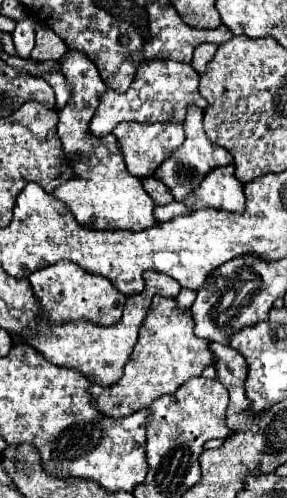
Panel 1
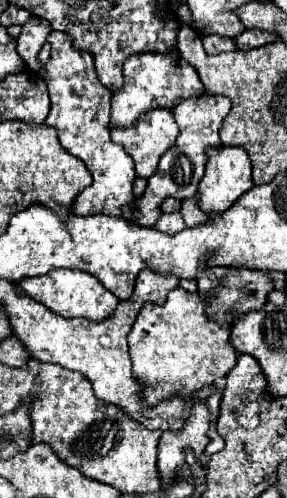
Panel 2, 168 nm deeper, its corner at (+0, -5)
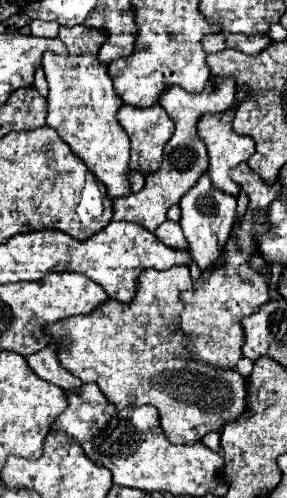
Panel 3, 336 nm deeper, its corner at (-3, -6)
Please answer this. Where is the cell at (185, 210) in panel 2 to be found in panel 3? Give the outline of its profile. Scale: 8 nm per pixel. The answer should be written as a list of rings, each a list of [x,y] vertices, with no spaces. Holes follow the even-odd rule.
[[[204,174],[196,182],[196,186],[182,196],[180,208],[182,208],[180,226],[190,244],[190,254],[194,258],[194,262],[198,264],[200,270],[208,270],[208,268],[216,266],[216,262],[224,256],[224,244],[230,238],[230,230],[232,230],[232,224],[236,218],[236,198],[226,196],[224,192],[216,190],[212,186],[208,174]]]

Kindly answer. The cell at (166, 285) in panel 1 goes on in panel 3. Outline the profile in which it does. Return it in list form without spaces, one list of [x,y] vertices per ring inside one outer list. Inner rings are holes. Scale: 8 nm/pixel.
[[[172,266],[168,270],[148,268],[138,278],[132,302],[124,304],[108,300],[102,304],[102,308],[94,310],[88,316],[72,316],[46,326],[46,336],[50,336],[52,344],[58,344],[56,354],[62,368],[66,368],[82,382],[96,382],[108,402],[112,402],[116,408],[152,404],[160,412],[160,428],[164,434],[168,434],[172,444],[194,444],[200,442],[206,432],[222,430],[226,422],[238,418],[244,412],[246,388],[244,378],[236,370],[220,370],[204,362],[184,358],[184,346],[180,342],[182,336],[180,332],[176,332],[180,324],[182,290],[192,290],[192,278],[186,266]]]

